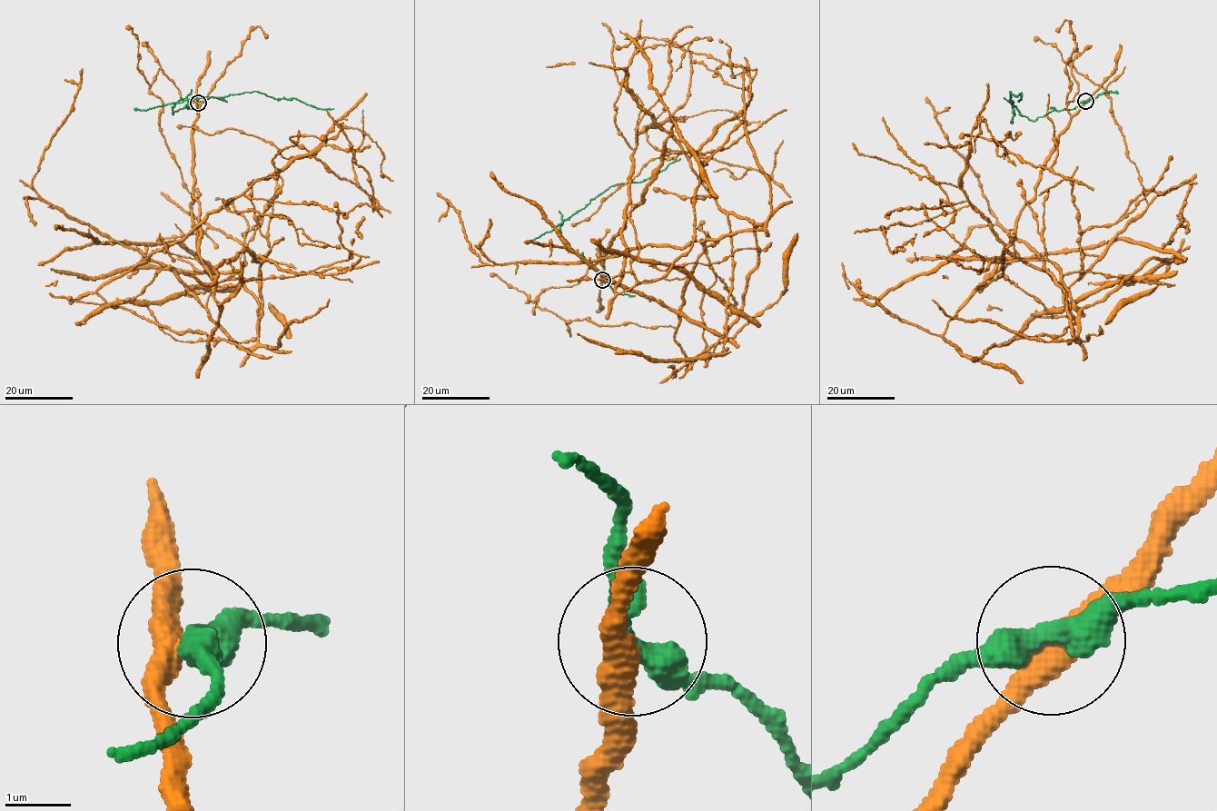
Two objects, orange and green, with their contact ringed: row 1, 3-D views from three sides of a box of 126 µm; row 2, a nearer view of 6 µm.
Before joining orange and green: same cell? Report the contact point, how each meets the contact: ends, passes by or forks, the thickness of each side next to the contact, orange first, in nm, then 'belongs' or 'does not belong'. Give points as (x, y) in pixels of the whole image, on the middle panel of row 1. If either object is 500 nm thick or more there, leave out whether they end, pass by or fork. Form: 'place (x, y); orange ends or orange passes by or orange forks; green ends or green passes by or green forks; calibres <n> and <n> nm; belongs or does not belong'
place (602, 280); orange passes by; green passes by; calibres 380 and 400 nm; does not belong

